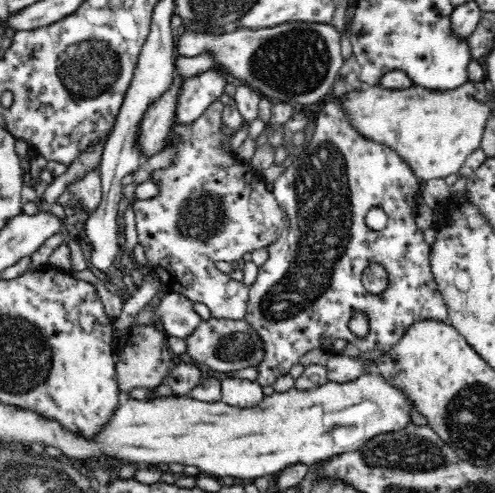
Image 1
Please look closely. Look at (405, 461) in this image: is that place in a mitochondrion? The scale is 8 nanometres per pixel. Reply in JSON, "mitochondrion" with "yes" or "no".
{"mitochondrion":"yes"}

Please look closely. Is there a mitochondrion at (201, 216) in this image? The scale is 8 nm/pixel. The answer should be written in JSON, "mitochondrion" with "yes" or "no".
{"mitochondrion":"yes"}

